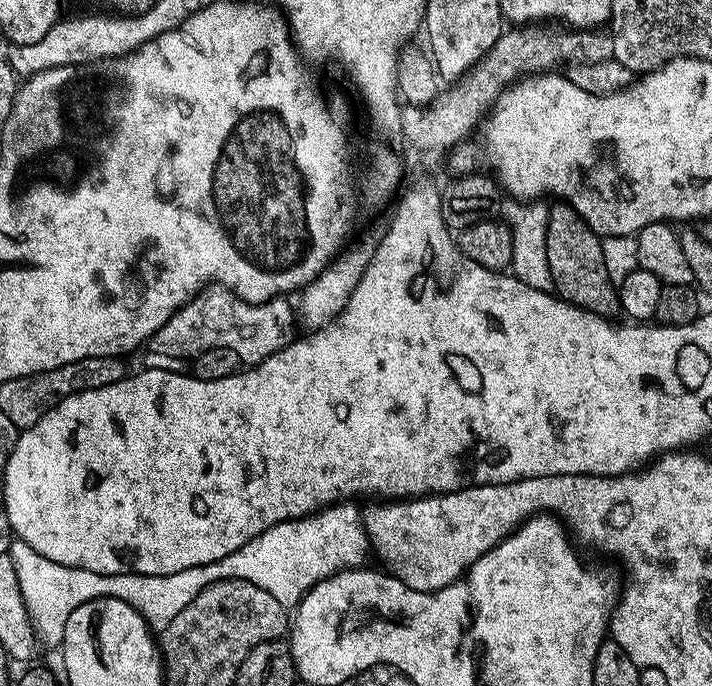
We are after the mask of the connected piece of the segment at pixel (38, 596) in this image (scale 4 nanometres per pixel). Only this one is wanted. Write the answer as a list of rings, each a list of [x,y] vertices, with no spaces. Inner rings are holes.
[[[13,539],[10,555],[14,562],[14,570],[18,574],[18,586],[22,590],[22,598],[28,607],[28,614],[32,617],[32,626],[39,643],[59,645],[64,639],[66,622],[70,614],[78,606],[98,598],[118,598],[134,610],[138,610],[153,629],[163,629],[198,595],[205,587],[208,578],[202,570],[178,570],[178,574],[165,576],[143,576],[142,574],[94,574],[94,570],[82,570],[62,566],[58,562],[50,562],[31,548],[26,542]]]

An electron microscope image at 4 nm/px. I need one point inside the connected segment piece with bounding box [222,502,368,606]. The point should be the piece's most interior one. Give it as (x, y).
(288, 560)

